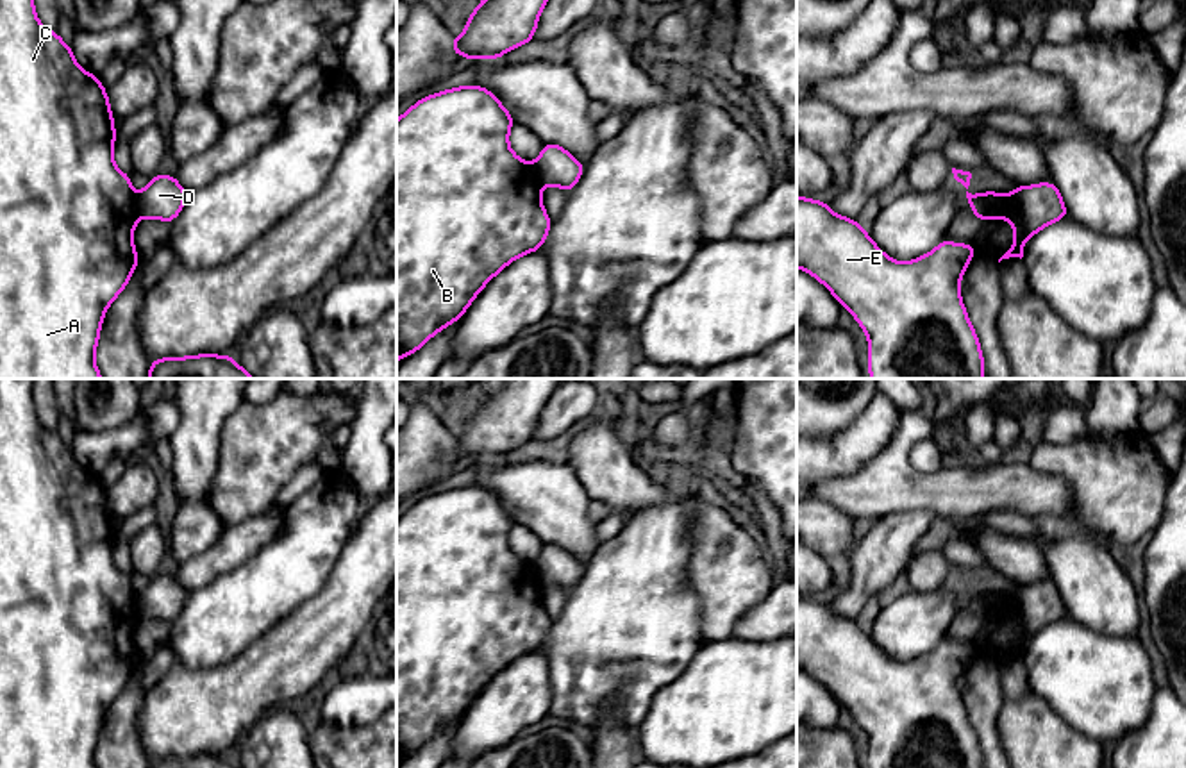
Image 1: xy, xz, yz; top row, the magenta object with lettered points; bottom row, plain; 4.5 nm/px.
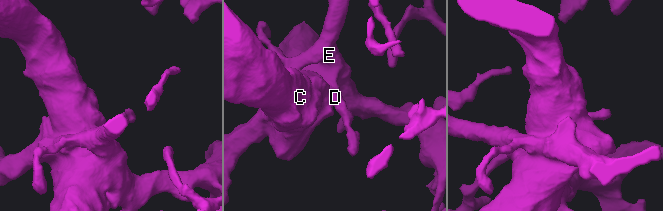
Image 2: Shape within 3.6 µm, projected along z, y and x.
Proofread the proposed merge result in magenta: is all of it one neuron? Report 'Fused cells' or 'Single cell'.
Fused cells

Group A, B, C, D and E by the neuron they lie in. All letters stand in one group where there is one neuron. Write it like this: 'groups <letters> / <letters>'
groups A B C / D E

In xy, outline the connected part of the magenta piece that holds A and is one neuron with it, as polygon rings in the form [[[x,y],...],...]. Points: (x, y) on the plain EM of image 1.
[[[0,379],[0,768],[96,768],[95,750],[105,711],[125,689],[139,663],[132,641],[139,618],[138,593],[130,588],[130,575],[120,572],[113,559],[116,530],[107,489],[96,475],[75,463],[71,447],[55,430],[41,425],[32,384],[34,379]]]

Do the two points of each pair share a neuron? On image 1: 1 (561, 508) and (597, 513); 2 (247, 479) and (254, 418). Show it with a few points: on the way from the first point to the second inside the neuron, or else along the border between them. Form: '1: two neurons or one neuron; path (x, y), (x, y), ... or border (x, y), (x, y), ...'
1: two neurons; border (590, 500), (588, 513), (595, 524)
2: one neuron; path (254, 465), (254, 433)

